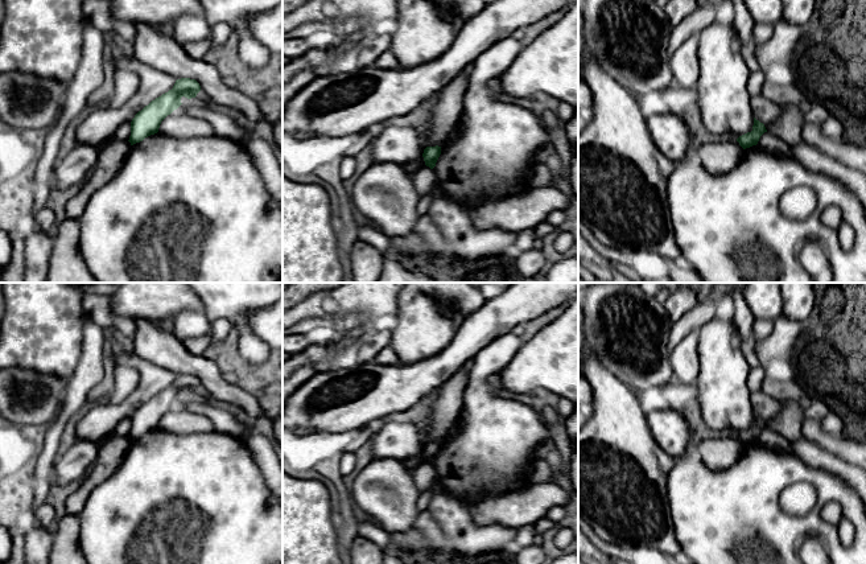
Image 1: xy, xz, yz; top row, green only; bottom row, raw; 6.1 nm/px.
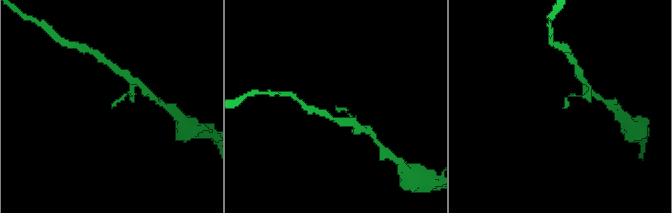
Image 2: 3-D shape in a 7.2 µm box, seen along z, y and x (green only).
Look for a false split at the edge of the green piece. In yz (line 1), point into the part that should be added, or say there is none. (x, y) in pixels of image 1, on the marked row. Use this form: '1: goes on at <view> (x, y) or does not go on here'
1: does not go on here

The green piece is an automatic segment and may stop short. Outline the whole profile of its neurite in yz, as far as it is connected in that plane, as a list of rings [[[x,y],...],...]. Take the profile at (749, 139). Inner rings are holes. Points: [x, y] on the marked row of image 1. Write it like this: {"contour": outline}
{"contour": [[[754,118],[754,125],[752,125],[752,131],[751,132],[747,132],[742,136],[739,136],[737,139],[737,141],[739,143],[739,145],[746,149],[746,148],[750,148],[752,145],[756,145],[760,136],[767,132],[766,127],[763,123],[760,123],[759,120],[756,120]]]}

